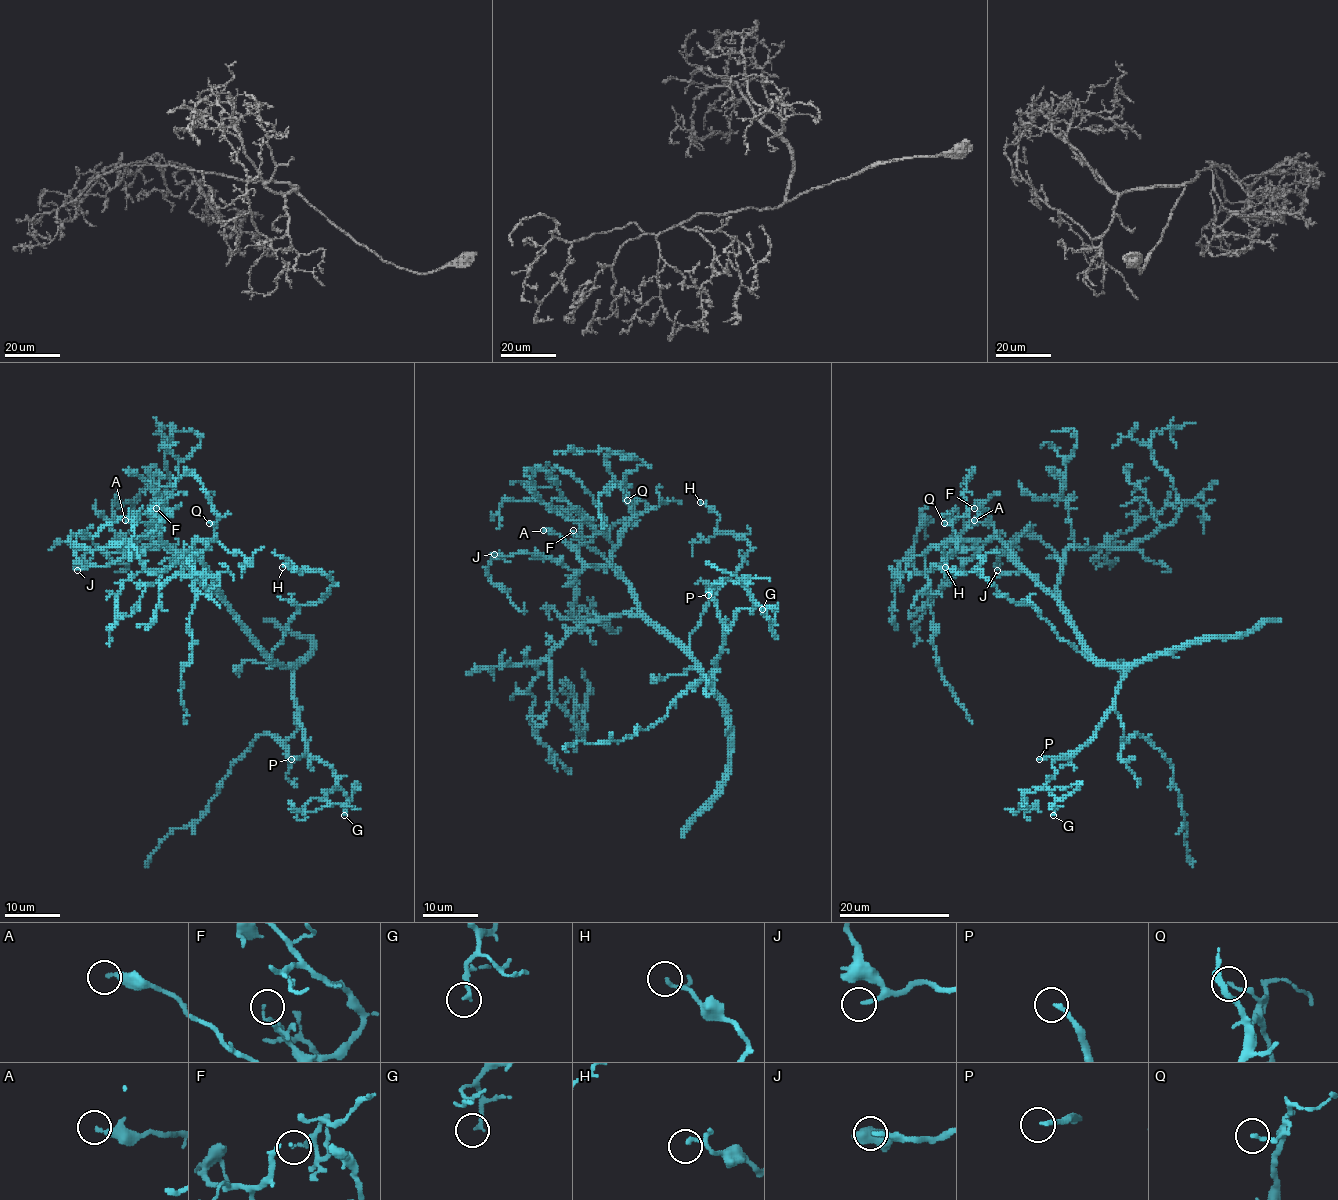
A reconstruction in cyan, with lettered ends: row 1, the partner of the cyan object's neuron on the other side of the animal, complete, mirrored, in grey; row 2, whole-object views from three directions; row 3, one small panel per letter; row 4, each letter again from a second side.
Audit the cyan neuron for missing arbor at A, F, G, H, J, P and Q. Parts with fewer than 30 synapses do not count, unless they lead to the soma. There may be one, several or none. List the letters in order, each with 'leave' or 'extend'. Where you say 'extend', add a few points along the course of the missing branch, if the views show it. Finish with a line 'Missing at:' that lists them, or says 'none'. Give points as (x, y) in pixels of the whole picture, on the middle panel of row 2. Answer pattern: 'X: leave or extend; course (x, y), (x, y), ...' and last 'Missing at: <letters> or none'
A: leave
F: leave
G: leave
H: leave
J: extend; course (494, 554), (481, 553), (477, 542), (496, 518), (497, 522)
P: extend; course (708, 595), (685, 573), (685, 557), (674, 525), (660, 508), (652, 485), (660, 475), (653, 490)
Q: leave
Missing at: J, P

